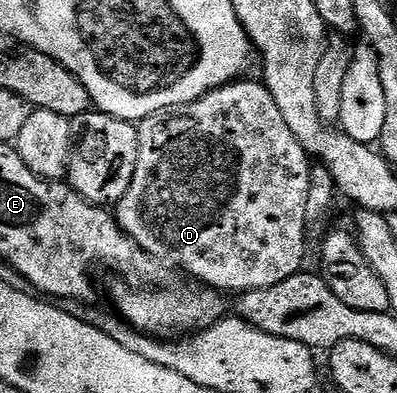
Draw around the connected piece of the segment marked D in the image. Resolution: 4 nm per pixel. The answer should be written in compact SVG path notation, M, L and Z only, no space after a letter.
M238 80L229 83L228 86L220 86L217 90L209 90L199 100L188 102L182 106L172 106L170 110L160 110L151 116L141 119L137 126L137 135L139 136L139 164L135 164L135 176L131 176L131 188L127 188L127 192L115 204L115 217L117 223L121 225L121 231L127 236L131 236L131 240L135 240L135 244L139 244L139 248L143 248L152 258L158 259L162 263L174 262L175 265L182 266L182 268L193 277L190 279L222 292L230 292L229 290L244 292L247 290L271 288L275 284L283 284L283 280L287 280L291 276L302 273L304 266L301 265L305 262L305 229L310 225L307 220L307 192L311 188L311 159L309 153L305 151L303 144L299 144L299 140L295 140L295 132L291 132L291 128L283 121L283 115L280 114L279 108L275 104L275 96L271 96L271 92L265 87L264 81L245 81L246 80Z

